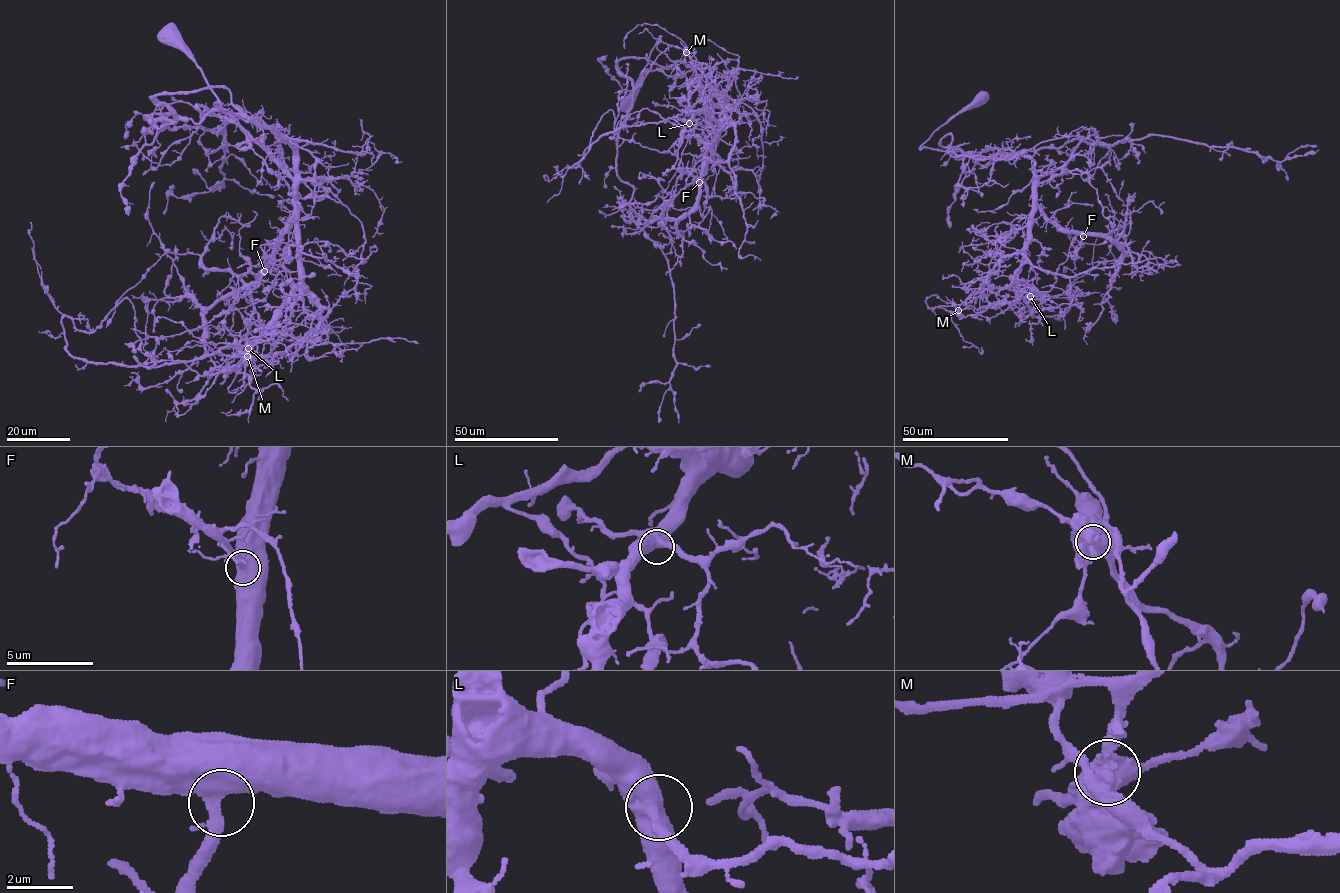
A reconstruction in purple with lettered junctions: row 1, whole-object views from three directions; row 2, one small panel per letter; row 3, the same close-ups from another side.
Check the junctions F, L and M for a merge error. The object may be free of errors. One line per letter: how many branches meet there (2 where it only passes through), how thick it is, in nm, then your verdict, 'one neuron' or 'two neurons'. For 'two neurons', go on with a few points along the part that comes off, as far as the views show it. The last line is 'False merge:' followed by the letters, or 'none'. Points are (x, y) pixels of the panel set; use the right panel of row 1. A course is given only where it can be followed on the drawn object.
F: 3 | 440 nm | one neuron
L: 3 | 500 nm | one neuron
M: 3 | 650 nm | two neurons | (958, 310), (1003, 288), (1032, 316), (1066, 312), (1068, 285), (1010, 275), (1043, 295), (1074, 239), (1107, 239)
False merge: M

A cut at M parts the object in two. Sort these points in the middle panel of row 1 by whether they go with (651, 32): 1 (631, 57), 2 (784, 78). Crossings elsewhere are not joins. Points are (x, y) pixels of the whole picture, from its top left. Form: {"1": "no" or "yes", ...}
{"1": "no", "2": "yes"}

